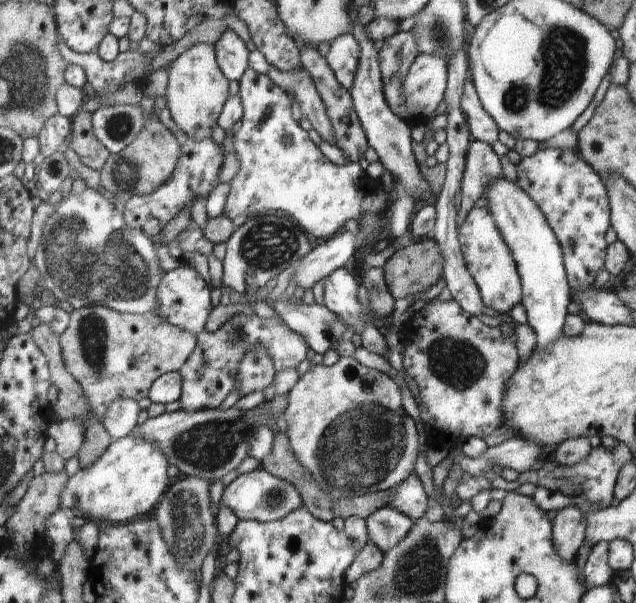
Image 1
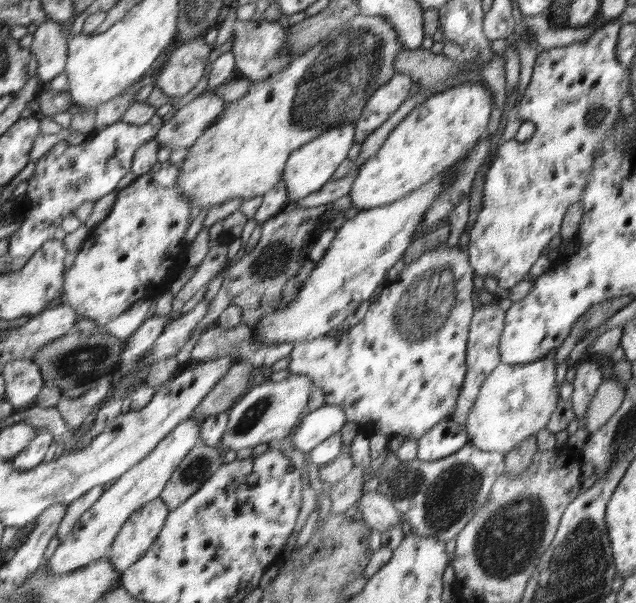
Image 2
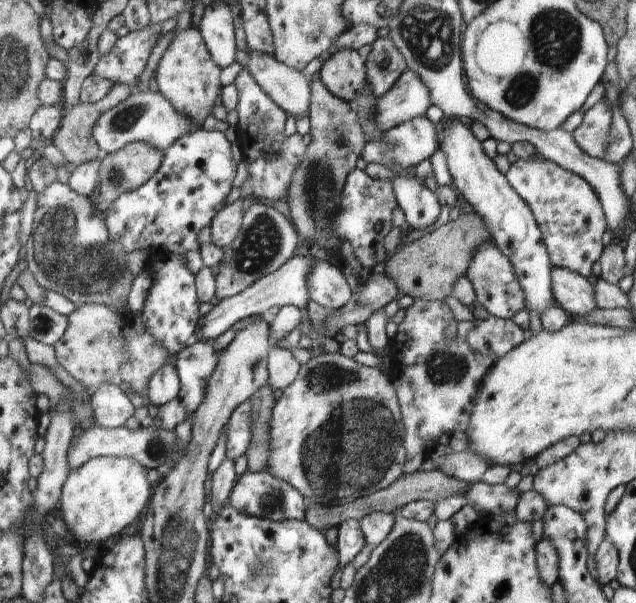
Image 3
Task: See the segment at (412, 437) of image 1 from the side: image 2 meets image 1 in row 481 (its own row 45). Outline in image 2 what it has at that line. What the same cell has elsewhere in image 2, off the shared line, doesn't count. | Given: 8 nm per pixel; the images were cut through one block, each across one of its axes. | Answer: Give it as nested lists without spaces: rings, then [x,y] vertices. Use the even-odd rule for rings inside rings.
[[[358,14],[343,28],[324,37],[314,48],[294,55],[292,63],[268,77],[266,81],[251,81],[246,96],[234,104],[226,105],[223,114],[184,158],[178,186],[186,197],[192,198],[192,206],[201,206],[204,212],[214,205],[222,205],[232,198],[248,200],[272,190],[286,172],[291,154],[303,148],[307,142],[338,126],[348,126],[364,116],[364,109],[371,96],[398,72],[396,61],[404,50],[399,34],[387,16],[366,17]]]

